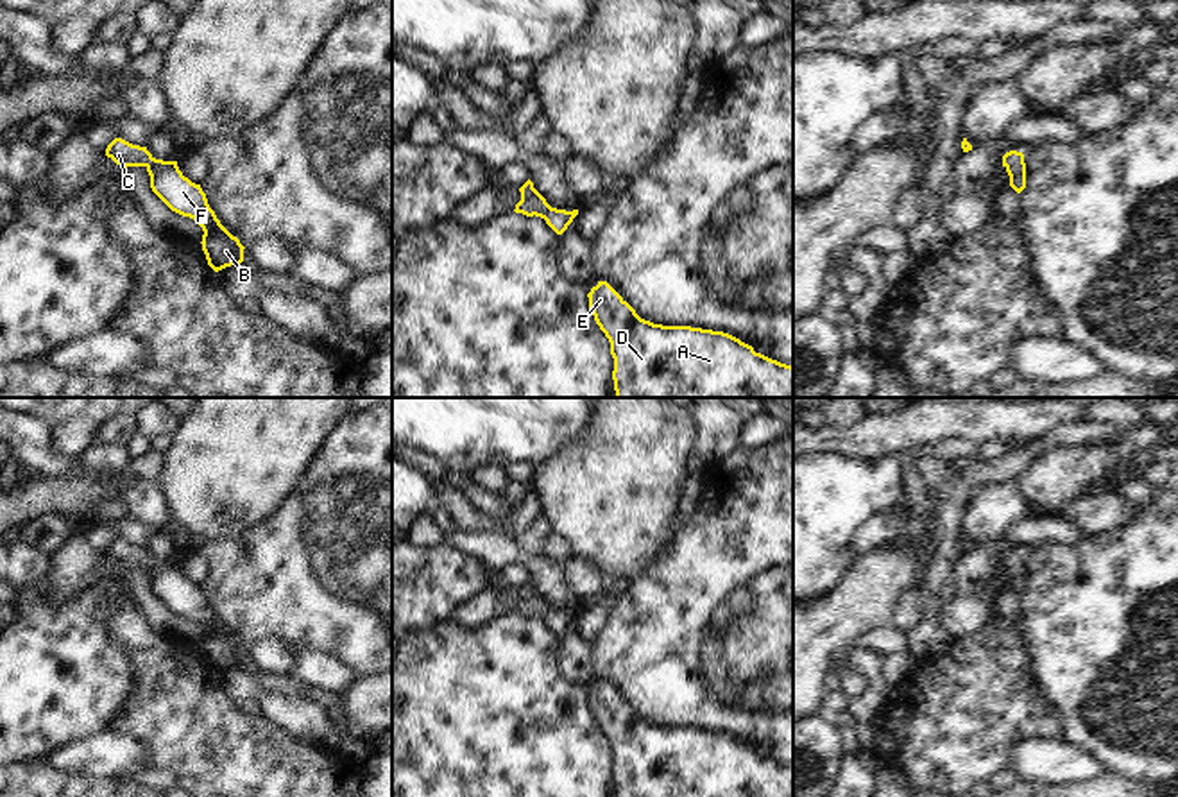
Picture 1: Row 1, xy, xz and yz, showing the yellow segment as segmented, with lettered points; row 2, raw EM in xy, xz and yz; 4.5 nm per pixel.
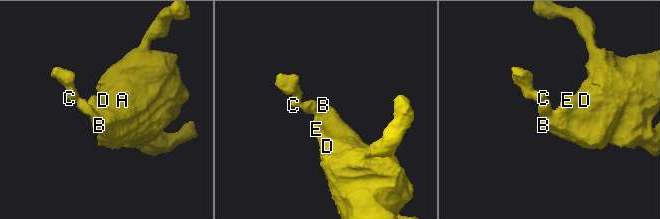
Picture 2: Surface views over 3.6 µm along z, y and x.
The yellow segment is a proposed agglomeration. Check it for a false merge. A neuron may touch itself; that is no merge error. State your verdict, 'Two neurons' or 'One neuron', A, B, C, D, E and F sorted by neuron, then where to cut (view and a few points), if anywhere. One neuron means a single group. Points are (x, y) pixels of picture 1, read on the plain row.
One neuron. Groups: A B C D E F. No split

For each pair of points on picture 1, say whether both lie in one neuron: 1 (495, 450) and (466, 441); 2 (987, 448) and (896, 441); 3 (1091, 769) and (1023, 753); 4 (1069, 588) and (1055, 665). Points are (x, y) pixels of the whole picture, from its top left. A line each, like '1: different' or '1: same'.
1: same
2: different
3: same
4: same

